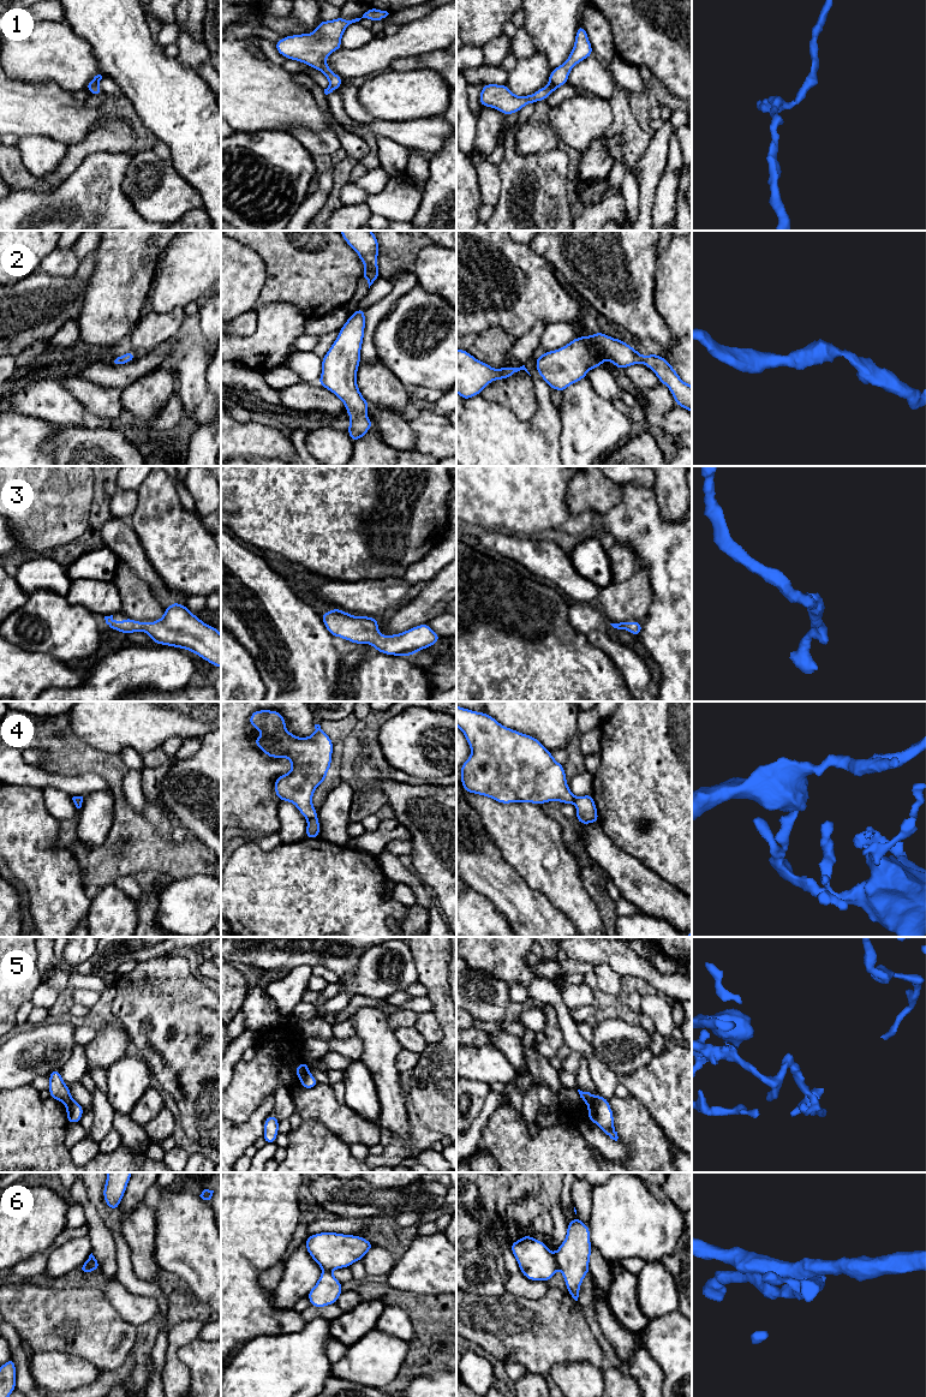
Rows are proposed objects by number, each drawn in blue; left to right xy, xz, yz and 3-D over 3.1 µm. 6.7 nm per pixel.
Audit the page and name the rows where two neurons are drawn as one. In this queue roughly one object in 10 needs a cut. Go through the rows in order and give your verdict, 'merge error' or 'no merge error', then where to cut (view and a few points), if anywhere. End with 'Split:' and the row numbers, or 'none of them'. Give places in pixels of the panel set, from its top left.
1: no merge error; no cut
2: no merge error; no cut
3: no merge error; no cut
4: merge error; cut in xz along (316, 817), (308, 821)
5: merge error; cut in yz along (596, 1097), (589, 1104)
6: merge error; cut in yz along (554, 1254), (559, 1267)
Split: 4, 5, 6

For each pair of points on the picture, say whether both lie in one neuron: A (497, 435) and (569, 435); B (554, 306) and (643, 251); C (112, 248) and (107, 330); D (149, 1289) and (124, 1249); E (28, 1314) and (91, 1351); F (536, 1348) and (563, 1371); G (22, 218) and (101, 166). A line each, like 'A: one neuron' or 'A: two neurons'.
A: two neurons
B: two neurons
C: one neuron
D: one neuron
E: one neuron
F: two neurons
G: one neuron

